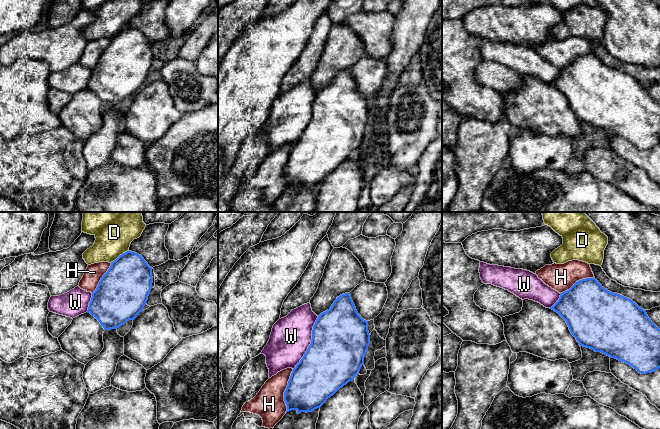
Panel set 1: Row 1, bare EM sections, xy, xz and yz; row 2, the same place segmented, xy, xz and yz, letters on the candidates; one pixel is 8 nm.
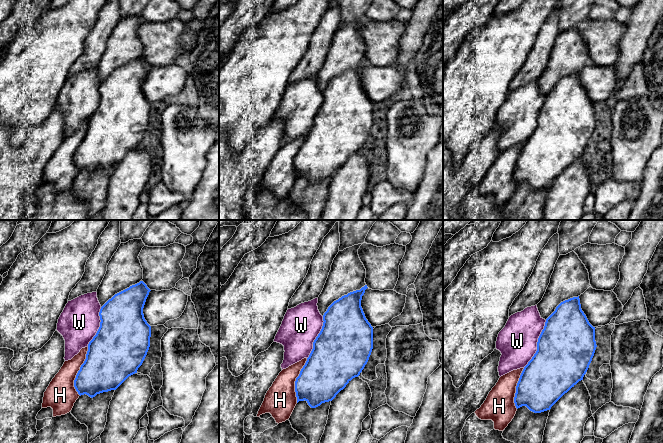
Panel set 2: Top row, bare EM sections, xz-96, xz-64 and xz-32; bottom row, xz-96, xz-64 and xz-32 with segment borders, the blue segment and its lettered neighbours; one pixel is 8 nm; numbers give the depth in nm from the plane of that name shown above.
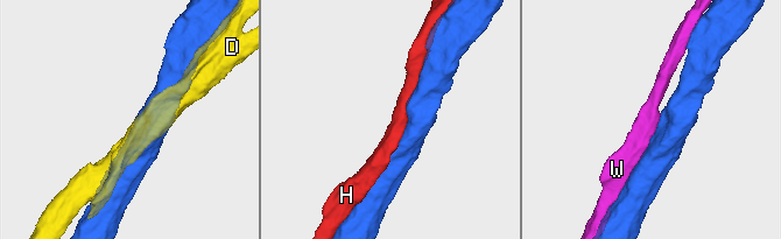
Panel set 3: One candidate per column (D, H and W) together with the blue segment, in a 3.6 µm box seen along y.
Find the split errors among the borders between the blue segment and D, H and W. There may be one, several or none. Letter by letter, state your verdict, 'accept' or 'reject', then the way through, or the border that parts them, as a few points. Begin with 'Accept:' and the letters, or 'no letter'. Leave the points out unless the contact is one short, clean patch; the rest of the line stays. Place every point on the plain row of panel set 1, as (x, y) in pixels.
Accept: W
D: reject
H: reject
W: accept

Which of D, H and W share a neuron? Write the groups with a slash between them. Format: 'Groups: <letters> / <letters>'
Groups: D / H / W

